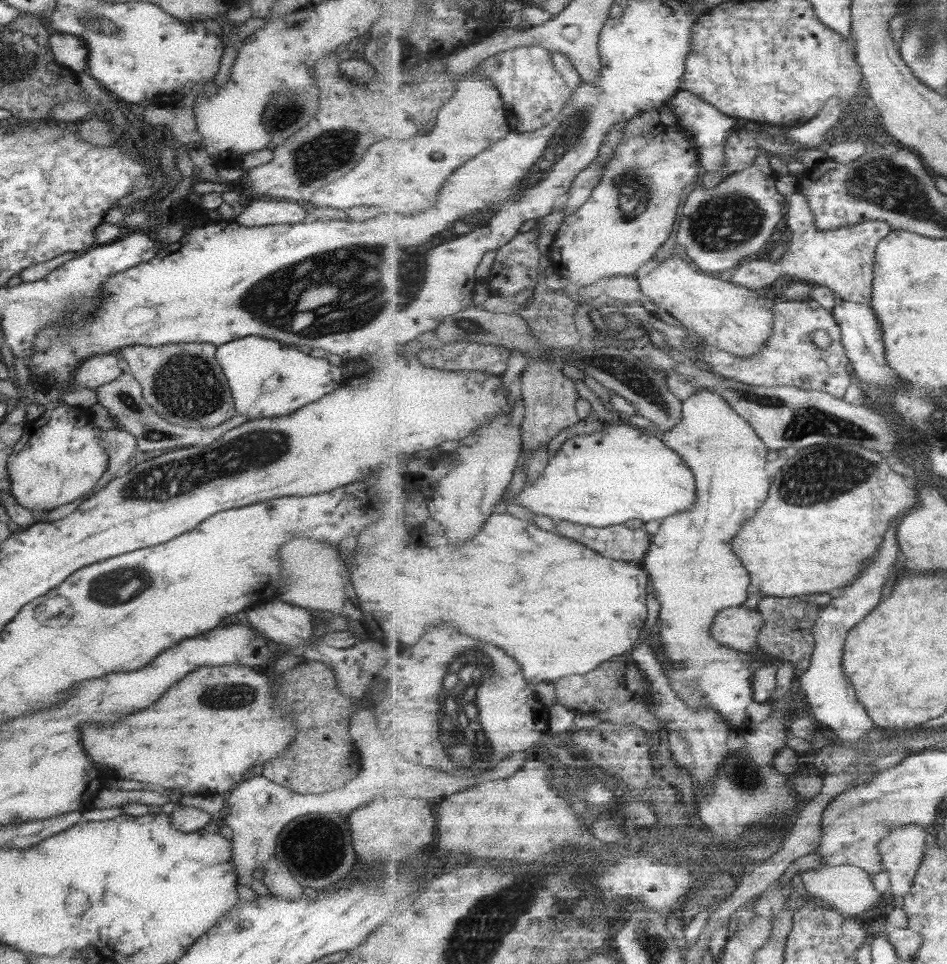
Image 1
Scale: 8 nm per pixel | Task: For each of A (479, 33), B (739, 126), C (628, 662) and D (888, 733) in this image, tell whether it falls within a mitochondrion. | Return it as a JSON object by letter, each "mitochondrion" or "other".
{"A":"other","B":"other","C":"other","D":"other"}

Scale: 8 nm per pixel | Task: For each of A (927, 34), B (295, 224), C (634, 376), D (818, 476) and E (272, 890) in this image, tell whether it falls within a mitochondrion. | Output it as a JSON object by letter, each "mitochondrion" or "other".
{"A":"mitochondrion","B":"other","C":"mitochondrion","D":"mitochondrion","E":"other"}

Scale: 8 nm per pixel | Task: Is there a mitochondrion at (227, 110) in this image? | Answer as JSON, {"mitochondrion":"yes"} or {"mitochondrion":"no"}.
{"mitochondrion":"no"}

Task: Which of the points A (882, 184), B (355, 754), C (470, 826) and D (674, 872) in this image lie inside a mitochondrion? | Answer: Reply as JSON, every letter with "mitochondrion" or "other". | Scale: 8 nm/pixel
{"A":"mitochondrion","B":"other","C":"other","D":"other"}

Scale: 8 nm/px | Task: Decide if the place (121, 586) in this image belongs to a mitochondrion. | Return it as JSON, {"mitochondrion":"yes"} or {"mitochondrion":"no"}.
{"mitochondrion":"yes"}

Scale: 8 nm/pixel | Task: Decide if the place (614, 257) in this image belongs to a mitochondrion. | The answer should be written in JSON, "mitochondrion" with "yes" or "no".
{"mitochondrion":"no"}

